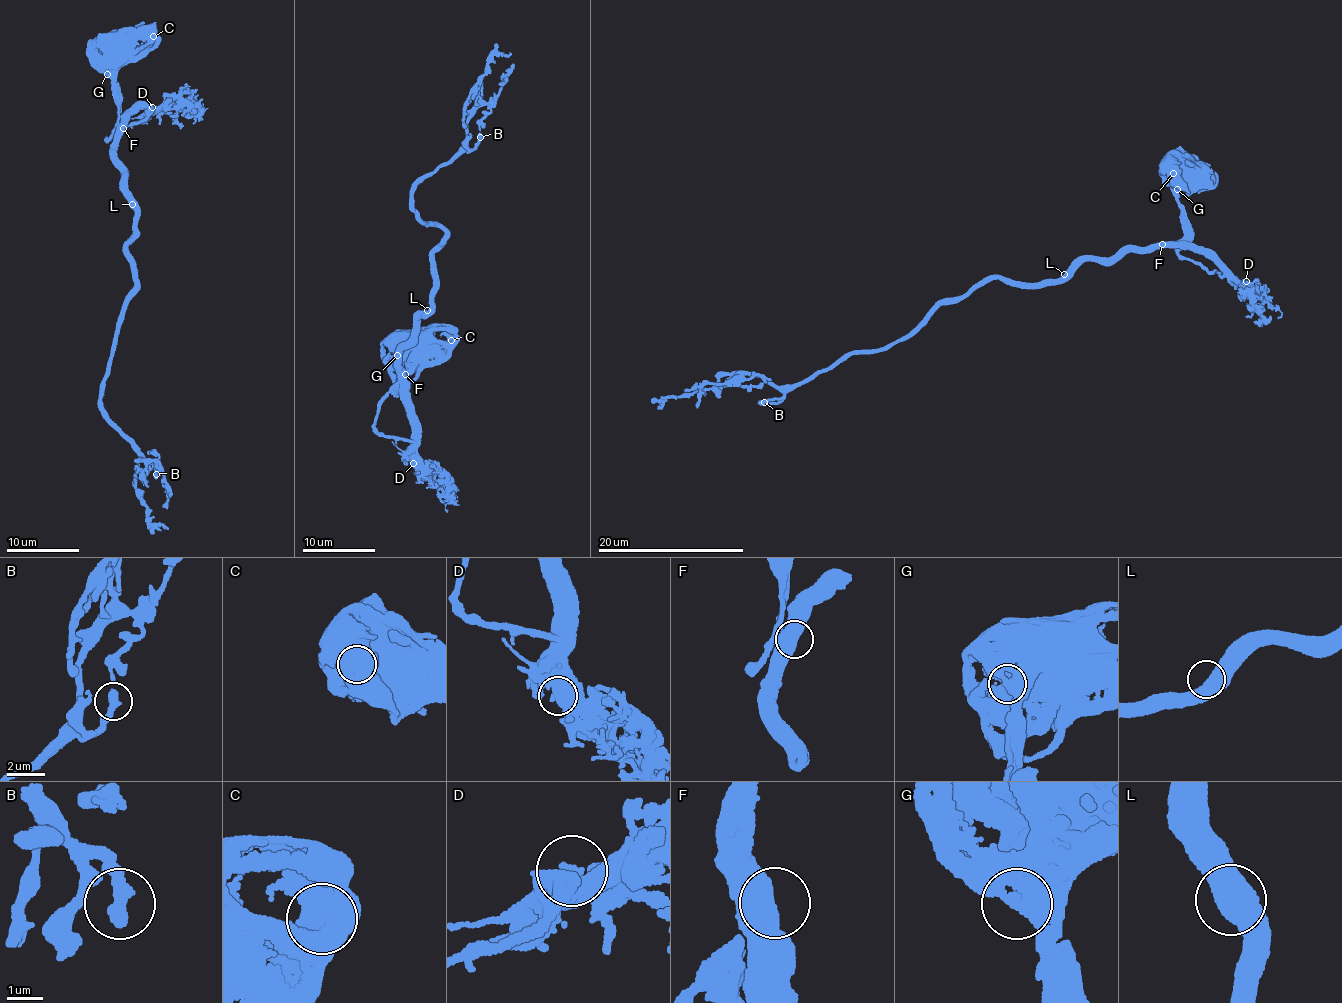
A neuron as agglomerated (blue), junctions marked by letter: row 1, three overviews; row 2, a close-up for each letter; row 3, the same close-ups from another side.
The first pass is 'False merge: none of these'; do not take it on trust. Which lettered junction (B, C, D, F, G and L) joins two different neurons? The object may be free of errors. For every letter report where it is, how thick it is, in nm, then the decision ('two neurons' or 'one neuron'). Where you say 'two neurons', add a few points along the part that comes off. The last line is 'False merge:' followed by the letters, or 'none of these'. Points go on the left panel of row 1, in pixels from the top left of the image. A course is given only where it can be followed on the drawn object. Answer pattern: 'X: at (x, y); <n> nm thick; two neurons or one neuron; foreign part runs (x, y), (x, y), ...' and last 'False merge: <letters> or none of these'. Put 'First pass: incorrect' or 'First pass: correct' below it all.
B: at (156, 474); 500 nm thick; one neuron
C: at (153, 36); 550 nm thick; one neuron
D: at (152, 107); 700 nm thick; one neuron
F: at (123, 128); 550 nm thick; one neuron
G: at (107, 74); 650 nm thick; one neuron
L: at (132, 204); 550 nm thick; one neuron
False merge: none of these
First pass: correct

